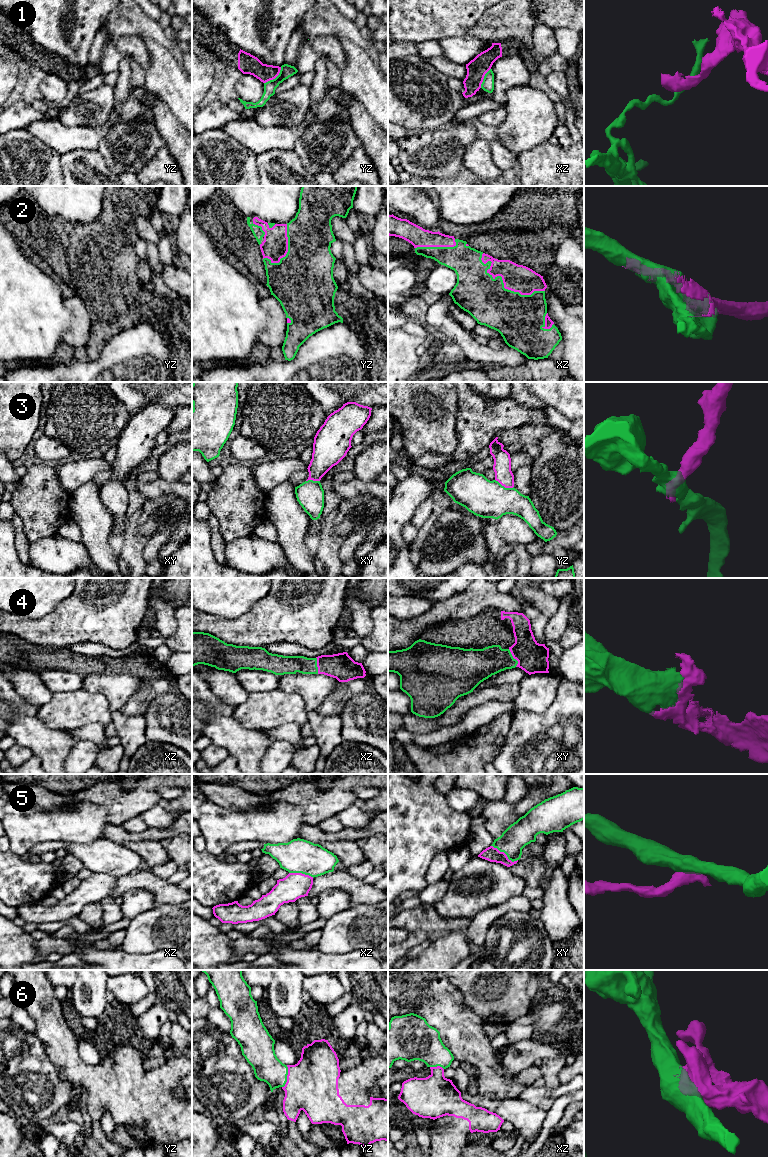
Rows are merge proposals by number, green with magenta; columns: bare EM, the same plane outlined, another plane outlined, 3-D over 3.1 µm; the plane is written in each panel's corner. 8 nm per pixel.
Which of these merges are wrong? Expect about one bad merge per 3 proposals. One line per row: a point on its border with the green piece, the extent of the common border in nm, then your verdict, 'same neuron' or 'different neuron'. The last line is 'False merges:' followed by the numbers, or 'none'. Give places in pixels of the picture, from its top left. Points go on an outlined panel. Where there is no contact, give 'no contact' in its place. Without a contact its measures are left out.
1: yz (275, 78) | 190 nm | different neuron
2: xz (503, 283) | 600 nm | same neuron
3: yz (503, 486) | 170 nm | different neuron
4: xy (513, 658) | 160 nm | same neuron
5: xy (505, 853) | 240 nm | different neuron
6: yz (286, 1076) | 190 nm | same neuron
False merges: 1, 3, 5

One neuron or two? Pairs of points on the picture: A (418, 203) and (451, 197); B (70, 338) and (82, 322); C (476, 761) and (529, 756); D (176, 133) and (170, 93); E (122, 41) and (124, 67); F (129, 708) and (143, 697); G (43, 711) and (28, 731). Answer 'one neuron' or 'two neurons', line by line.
A: two neurons
B: one neuron
C: two neurons
D: two neurons
E: two neurons
F: one neuron
G: two neurons

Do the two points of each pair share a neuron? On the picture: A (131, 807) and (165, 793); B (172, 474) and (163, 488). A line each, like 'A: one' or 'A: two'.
A: two
B: two

